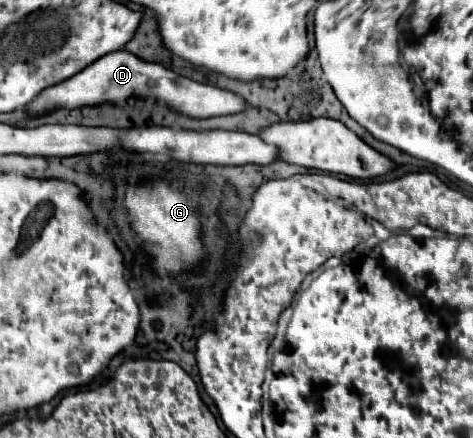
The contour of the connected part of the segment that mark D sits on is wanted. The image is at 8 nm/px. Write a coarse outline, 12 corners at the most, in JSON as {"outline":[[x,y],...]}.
{"outline":[[126,50],[44,90],[28,108],[158,98],[210,118],[248,102]]}

